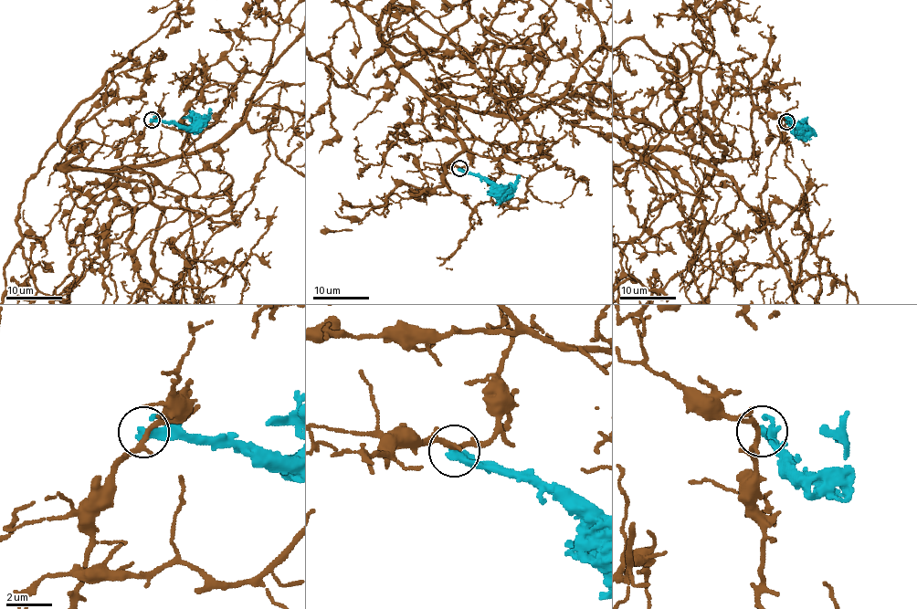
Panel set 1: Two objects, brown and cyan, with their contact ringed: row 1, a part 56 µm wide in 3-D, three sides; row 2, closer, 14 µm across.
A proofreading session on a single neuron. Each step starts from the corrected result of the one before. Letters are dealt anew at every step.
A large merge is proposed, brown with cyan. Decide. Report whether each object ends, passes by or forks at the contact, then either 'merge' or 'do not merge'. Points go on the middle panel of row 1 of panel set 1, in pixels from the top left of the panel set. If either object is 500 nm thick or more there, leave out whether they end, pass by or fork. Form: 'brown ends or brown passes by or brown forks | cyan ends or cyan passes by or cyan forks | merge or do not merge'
brown passes by | cyan ends | do not merge

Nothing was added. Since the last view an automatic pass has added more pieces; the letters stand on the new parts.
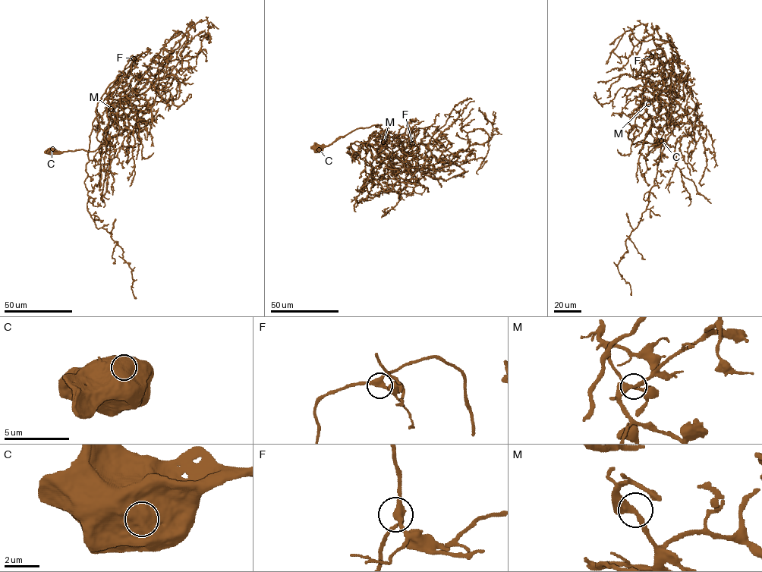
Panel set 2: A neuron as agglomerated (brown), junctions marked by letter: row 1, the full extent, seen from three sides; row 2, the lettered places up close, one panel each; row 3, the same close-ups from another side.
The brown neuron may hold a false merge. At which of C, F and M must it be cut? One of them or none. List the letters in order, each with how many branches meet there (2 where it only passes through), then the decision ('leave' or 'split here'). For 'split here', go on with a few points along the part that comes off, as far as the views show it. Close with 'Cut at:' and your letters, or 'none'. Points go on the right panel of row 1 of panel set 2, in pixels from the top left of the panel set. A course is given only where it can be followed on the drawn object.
C: 1 | leave
F: 3 | leave
M: 2 | leave
Cut at: none

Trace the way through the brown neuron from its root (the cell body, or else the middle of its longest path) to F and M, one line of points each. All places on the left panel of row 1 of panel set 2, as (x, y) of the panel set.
F: (51, 150), (95, 151), (106, 144), (106, 109), (128, 60), (132, 55), (133, 58)
M: (51, 150), (95, 151), (105, 145), (111, 93), (105, 98), (112, 98), (114, 87), (107, 93), (111, 108)

